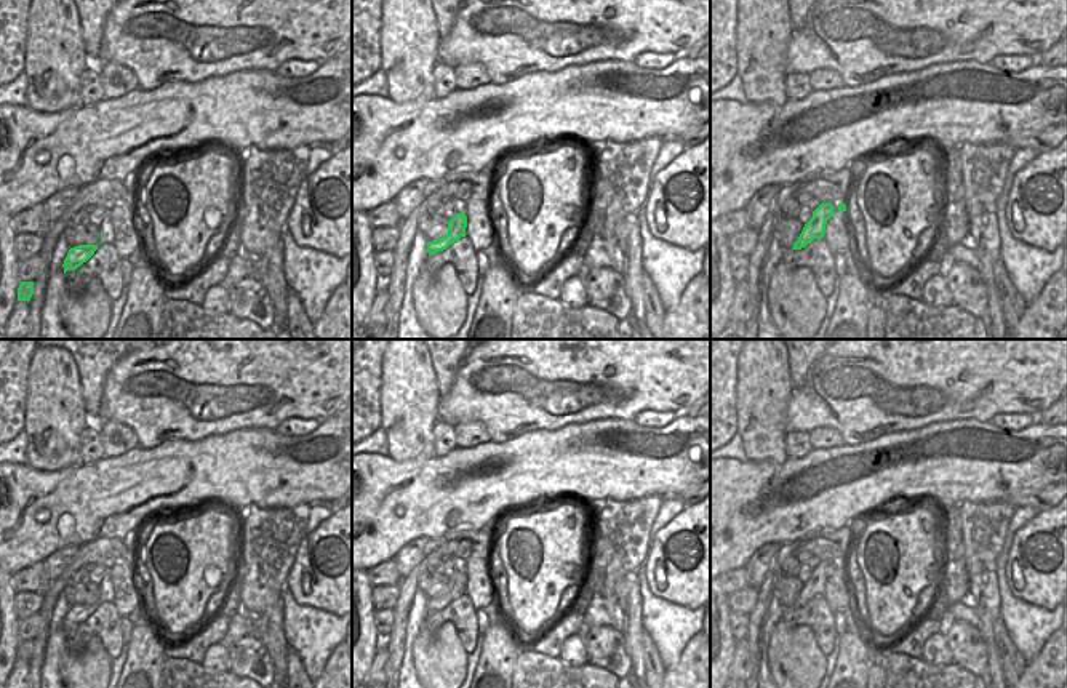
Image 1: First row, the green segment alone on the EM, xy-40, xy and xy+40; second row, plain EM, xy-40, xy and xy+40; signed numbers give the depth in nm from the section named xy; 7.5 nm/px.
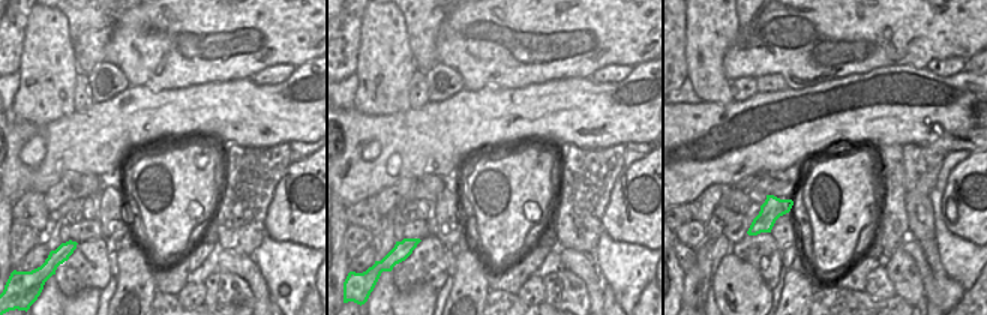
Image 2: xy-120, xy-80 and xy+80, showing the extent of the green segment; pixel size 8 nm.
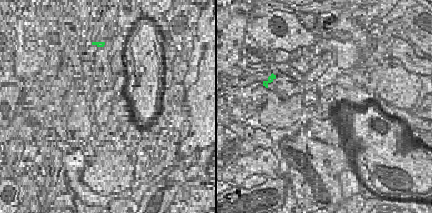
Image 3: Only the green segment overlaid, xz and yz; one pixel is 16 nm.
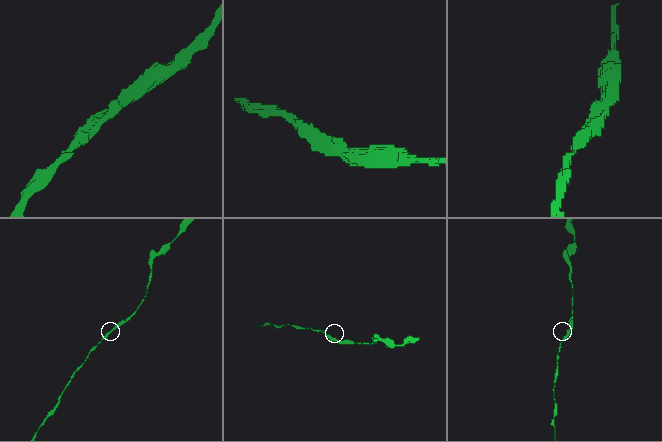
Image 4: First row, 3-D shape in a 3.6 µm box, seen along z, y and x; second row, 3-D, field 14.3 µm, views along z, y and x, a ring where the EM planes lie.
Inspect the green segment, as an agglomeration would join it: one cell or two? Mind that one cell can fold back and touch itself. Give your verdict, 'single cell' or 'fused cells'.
single cell

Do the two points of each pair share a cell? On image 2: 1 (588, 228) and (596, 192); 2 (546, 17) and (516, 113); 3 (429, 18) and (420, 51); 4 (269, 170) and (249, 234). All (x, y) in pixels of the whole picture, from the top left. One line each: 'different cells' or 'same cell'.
1: same cell
2: different cells
3: same cell
4: same cell

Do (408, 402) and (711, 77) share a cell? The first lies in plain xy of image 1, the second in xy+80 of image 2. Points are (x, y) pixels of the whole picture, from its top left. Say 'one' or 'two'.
one

